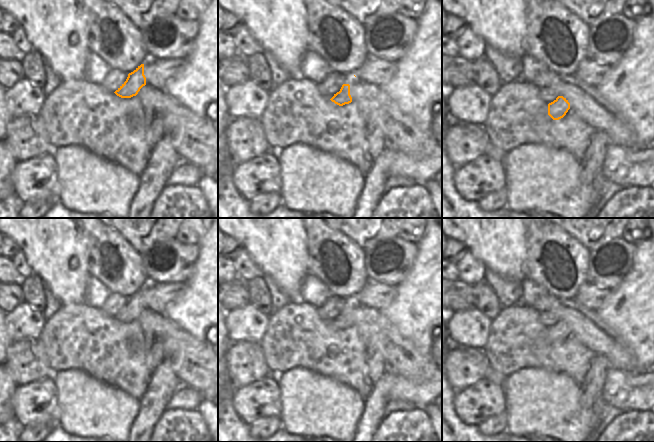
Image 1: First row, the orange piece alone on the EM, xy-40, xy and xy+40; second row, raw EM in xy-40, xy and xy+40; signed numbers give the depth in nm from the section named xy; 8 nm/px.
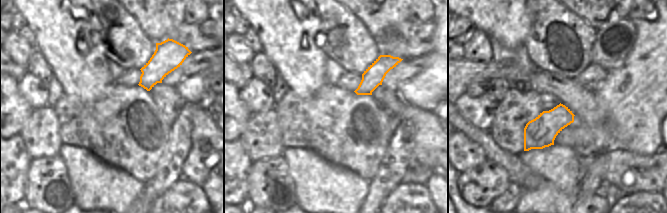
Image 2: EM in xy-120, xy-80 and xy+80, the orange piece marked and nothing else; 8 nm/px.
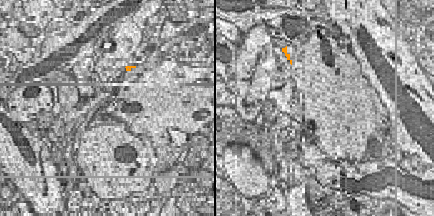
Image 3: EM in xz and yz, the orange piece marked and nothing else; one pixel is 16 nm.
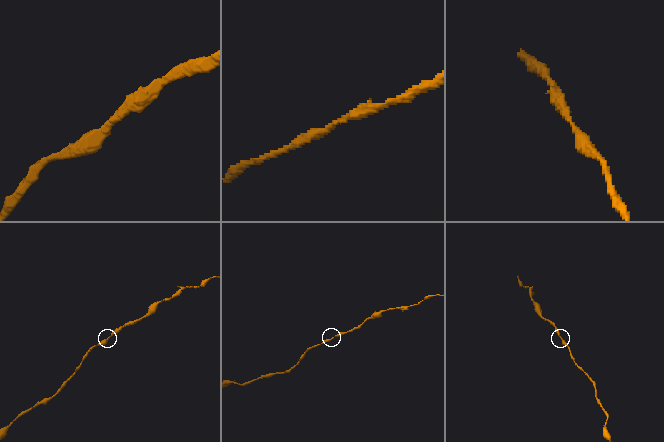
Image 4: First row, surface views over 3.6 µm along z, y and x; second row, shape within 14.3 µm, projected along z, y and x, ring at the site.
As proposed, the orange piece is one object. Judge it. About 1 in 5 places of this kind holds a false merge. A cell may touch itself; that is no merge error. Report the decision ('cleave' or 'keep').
keep

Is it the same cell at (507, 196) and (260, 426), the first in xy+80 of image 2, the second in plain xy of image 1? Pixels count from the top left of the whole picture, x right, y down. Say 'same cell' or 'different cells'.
same cell

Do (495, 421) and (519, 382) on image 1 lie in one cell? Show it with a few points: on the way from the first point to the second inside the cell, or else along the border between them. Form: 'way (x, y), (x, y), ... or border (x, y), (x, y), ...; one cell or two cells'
border (505, 412), (507, 420), (506, 431); two cells

